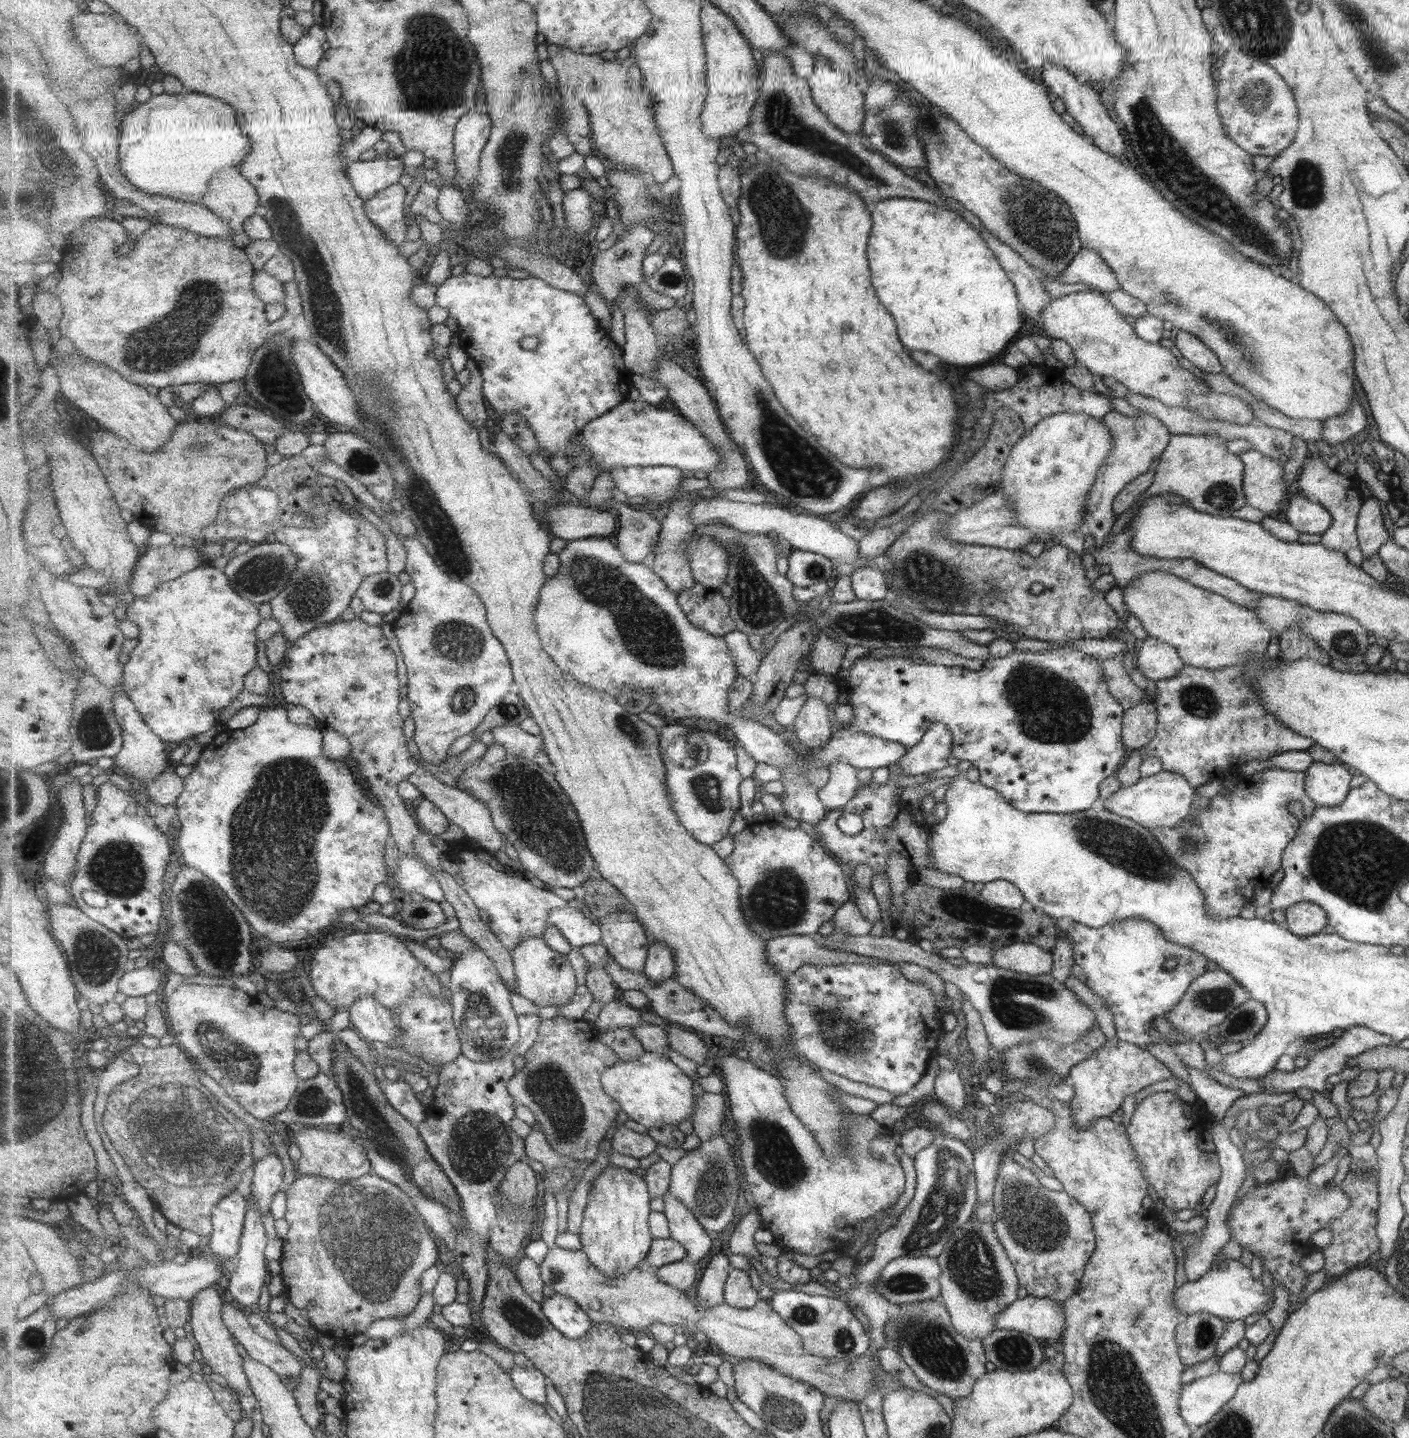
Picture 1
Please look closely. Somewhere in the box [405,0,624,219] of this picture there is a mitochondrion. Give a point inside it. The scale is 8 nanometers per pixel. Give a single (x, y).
(510, 152)

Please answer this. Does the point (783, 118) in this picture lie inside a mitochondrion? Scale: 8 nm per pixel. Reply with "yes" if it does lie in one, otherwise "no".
yes

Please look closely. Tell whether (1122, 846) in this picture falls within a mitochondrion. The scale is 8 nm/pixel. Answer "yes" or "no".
yes

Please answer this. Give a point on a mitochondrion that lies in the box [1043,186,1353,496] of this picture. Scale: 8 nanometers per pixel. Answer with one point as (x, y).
(1230, 333)

